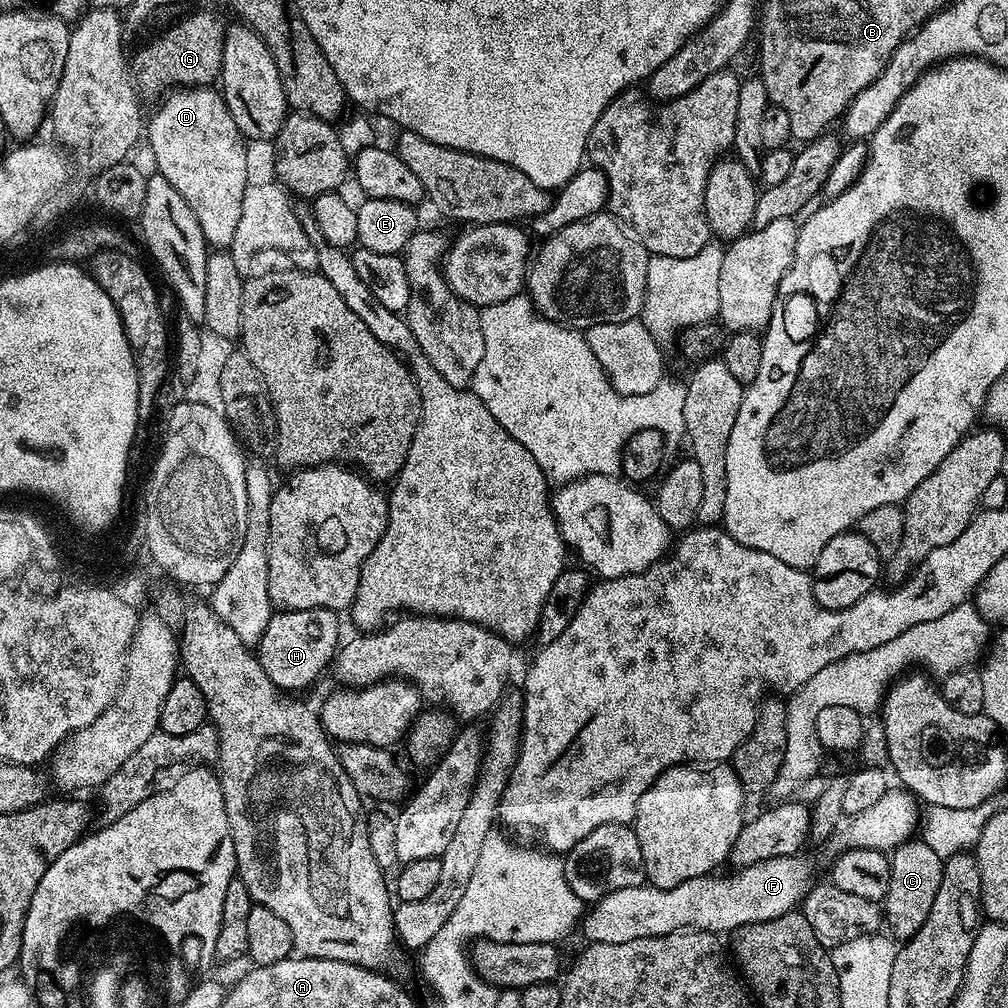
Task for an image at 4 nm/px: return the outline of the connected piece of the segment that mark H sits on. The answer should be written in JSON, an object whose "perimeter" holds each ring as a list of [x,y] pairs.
{"perimeter":[[[331,608],[283,609],[273,613],[270,622],[267,623],[266,631],[256,645],[256,653],[262,670],[274,682],[276,688],[284,692],[295,692],[294,690],[298,688],[306,687],[327,664],[329,667],[333,663],[342,640],[336,616],[337,613]]]}

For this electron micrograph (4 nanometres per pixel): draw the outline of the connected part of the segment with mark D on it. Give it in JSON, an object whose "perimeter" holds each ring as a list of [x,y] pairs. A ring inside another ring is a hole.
{"perimeter":[[[180,86],[169,91],[164,98],[160,109],[146,120],[146,140],[148,136],[148,148],[156,159],[155,171],[164,176],[182,198],[186,198],[186,206],[194,210],[194,218],[198,218],[198,226],[202,226],[202,234],[209,245],[216,250],[227,249],[242,214],[242,194],[246,186],[245,137],[240,135],[223,96],[215,87]]]}

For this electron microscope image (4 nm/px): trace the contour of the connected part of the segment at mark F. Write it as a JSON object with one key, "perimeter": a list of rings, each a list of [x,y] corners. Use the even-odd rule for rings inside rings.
{"perimeter":[[[804,854],[770,858],[766,862],[758,862],[745,868],[736,868],[733,873],[733,876],[709,874],[698,878],[690,878],[673,888],[641,886],[627,888],[626,890],[614,890],[595,901],[585,911],[582,917],[585,941],[594,944],[634,942],[634,938],[654,938],[655,936],[665,936],[671,932],[683,932],[685,930],[728,934],[747,924],[766,922],[793,911],[808,895],[808,889],[814,883],[812,868],[808,865],[808,860],[804,857]]]}

